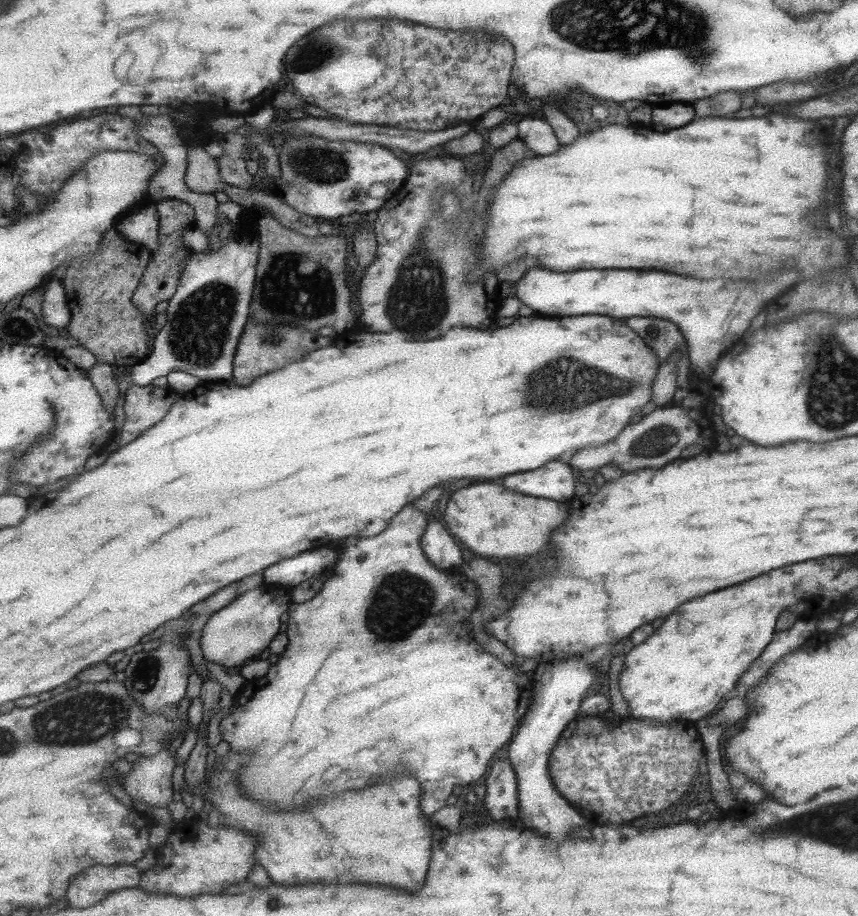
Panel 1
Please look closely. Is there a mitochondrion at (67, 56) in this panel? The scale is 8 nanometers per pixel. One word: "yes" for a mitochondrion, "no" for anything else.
no

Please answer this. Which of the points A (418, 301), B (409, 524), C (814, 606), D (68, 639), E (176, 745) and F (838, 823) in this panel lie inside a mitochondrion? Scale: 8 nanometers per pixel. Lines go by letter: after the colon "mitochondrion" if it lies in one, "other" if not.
A: mitochondrion
B: other
C: other
D: other
E: other
F: mitochondrion

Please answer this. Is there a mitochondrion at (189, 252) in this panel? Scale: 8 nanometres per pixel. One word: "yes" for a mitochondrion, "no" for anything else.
no

